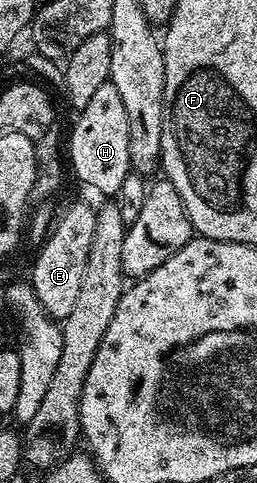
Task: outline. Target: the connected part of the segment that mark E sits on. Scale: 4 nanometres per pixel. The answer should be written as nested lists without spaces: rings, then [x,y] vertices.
[[[76,202],[64,210],[64,215],[55,219],[50,233],[44,239],[44,247],[36,254],[36,263],[32,266],[30,283],[34,292],[49,317],[62,320],[70,316],[74,304],[78,300],[78,291],[82,288],[82,276],[86,276],[86,260],[90,260],[90,244],[94,244],[94,224],[96,223],[96,210],[88,207],[84,202]]]

